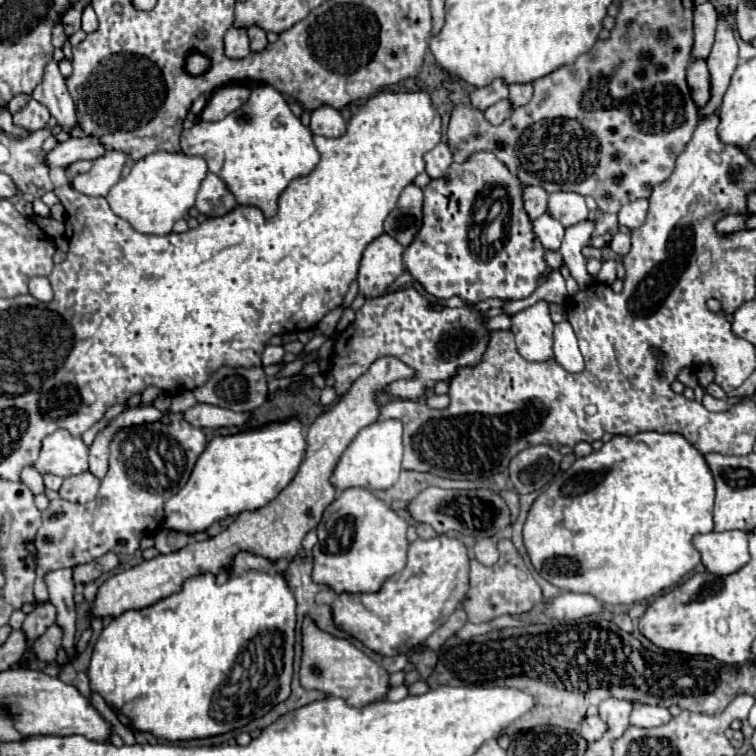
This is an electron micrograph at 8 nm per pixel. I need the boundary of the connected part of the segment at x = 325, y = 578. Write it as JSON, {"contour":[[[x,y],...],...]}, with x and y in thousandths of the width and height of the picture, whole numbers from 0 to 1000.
{"contour":[[[468,644],[452,649],[444,663],[429,676],[429,687],[421,694],[421,721],[415,724],[415,758],[413,766],[423,774],[439,776],[444,784],[495,784],[505,776],[508,766],[516,761],[532,755],[537,747],[537,729],[540,729],[540,713],[537,713],[540,692],[534,684],[529,684],[524,676],[519,676],[508,663],[503,663],[497,655],[492,655],[484,647]]]}

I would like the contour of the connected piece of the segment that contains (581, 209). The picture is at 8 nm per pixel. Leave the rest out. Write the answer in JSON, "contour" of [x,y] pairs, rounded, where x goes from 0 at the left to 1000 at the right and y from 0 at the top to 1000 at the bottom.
{"contour":[[[757,253],[730,255],[725,282],[733,284],[746,300],[754,300],[778,290],[778,274],[772,269],[772,261]]]}

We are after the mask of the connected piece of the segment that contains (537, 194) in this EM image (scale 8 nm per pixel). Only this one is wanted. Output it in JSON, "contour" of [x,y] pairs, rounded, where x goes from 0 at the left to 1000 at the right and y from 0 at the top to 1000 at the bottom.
{"contour":[[[693,247],[693,274],[701,290],[709,290],[725,279],[725,253],[720,247]]]}

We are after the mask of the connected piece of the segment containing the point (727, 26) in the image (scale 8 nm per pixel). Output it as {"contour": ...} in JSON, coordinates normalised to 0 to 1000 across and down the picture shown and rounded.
{"contour":[[[960,12],[950,22],[950,38],[947,38],[947,54],[937,73],[937,91],[942,104],[942,131],[939,136],[926,147],[926,155],[934,155],[944,147],[950,147],[958,120],[963,118],[966,102],[974,94],[976,86],[976,57],[971,46],[971,20]]]}

